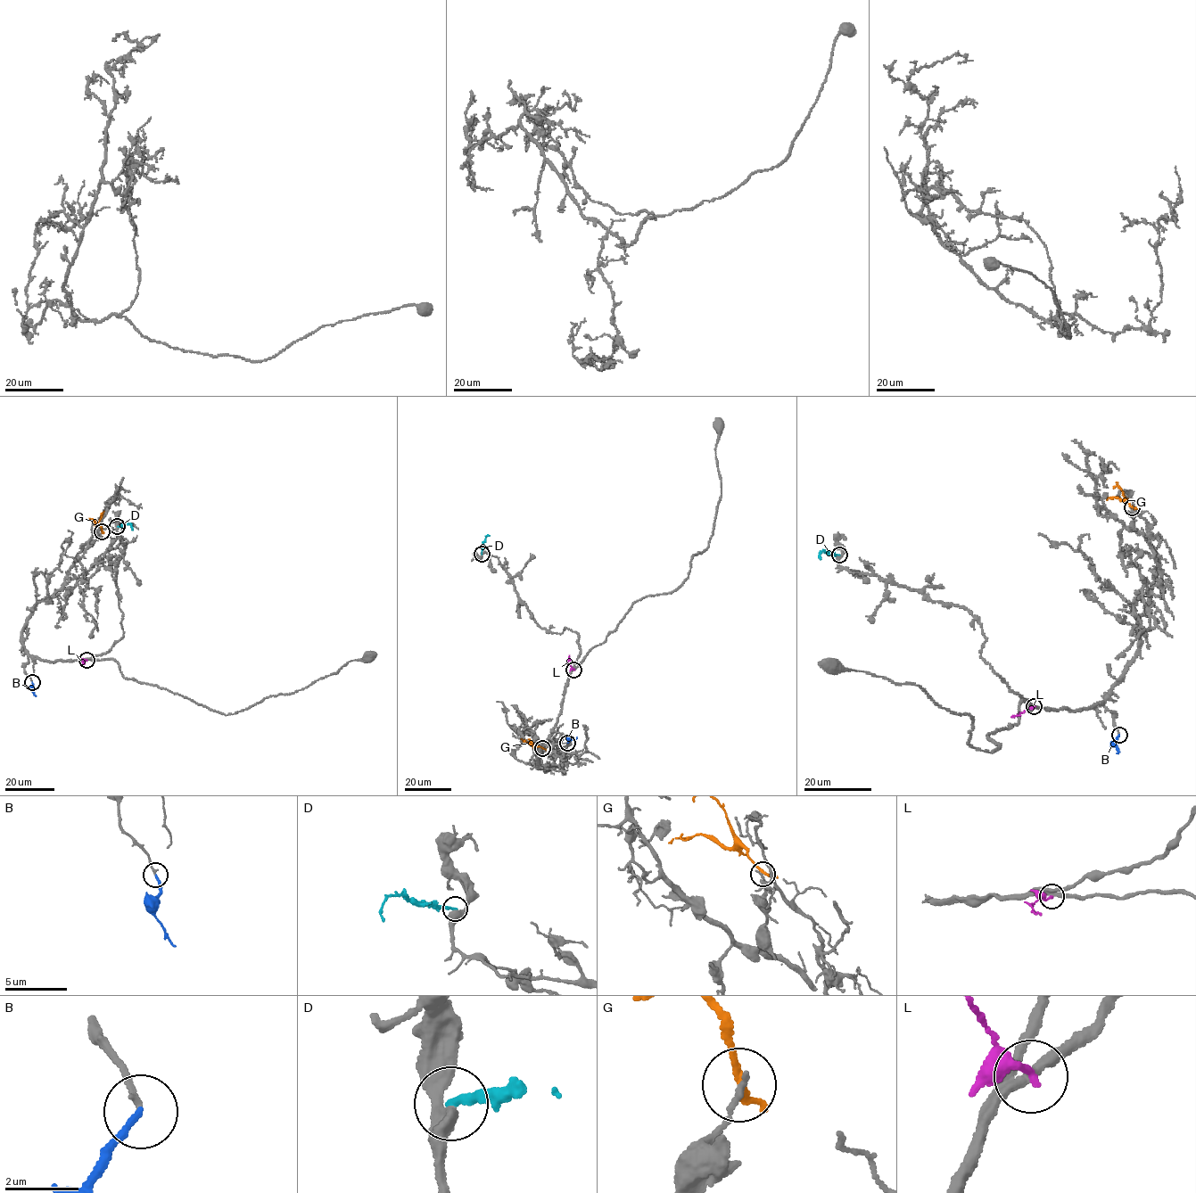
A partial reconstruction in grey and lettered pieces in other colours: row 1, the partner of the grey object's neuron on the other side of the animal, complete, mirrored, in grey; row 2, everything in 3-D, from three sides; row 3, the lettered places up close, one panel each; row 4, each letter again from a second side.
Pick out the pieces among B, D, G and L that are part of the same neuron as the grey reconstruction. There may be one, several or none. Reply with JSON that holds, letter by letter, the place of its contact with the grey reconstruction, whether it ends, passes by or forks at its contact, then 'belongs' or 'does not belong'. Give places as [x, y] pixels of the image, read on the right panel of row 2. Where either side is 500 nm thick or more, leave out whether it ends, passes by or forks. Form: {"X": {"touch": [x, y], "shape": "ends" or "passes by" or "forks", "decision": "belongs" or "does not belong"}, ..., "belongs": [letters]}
{"B": {"touch": [1119, 735], "shape": "ends", "decision": "belongs"}, "D": {"touch": [839, 555], "shape": "ends", "decision": "does not belong"}, "G": {"touch": [1132, 507], "shape": "passes by", "decision": "does not belong"}, "L": {"touch": [1034, 706], "shape": "ends", "decision": "does not belong"}, "belongs": ["B"]}

